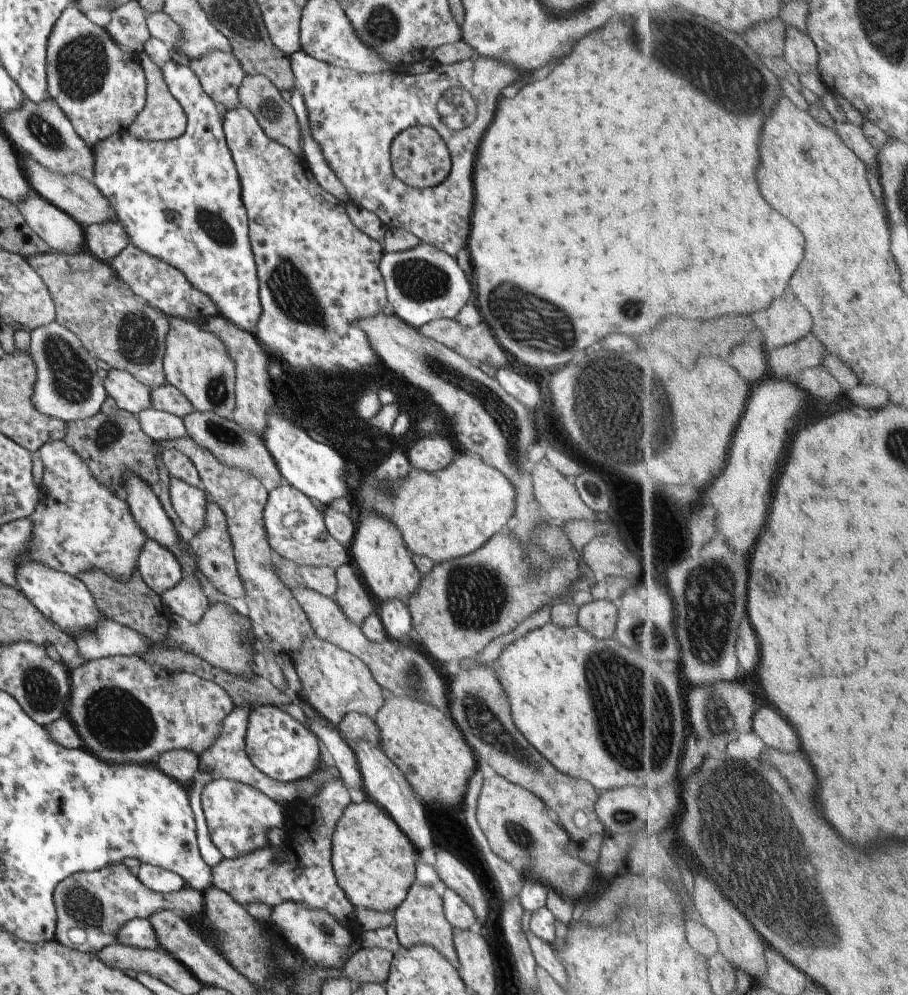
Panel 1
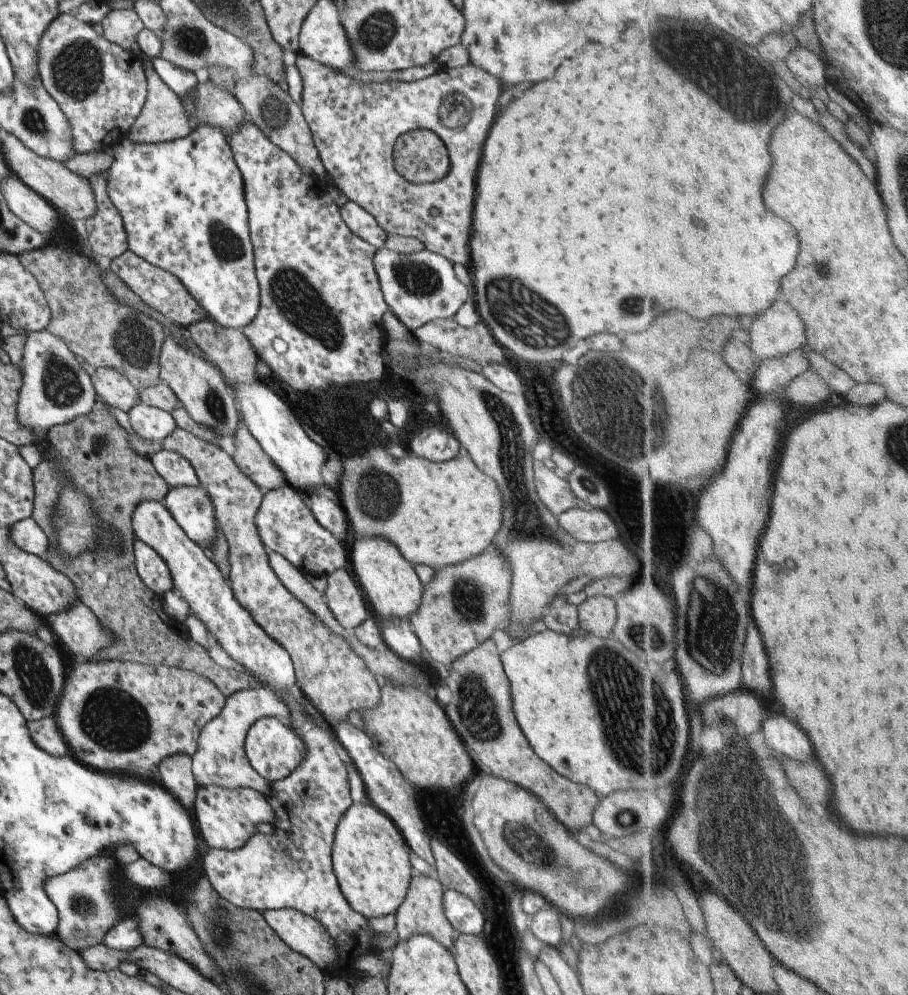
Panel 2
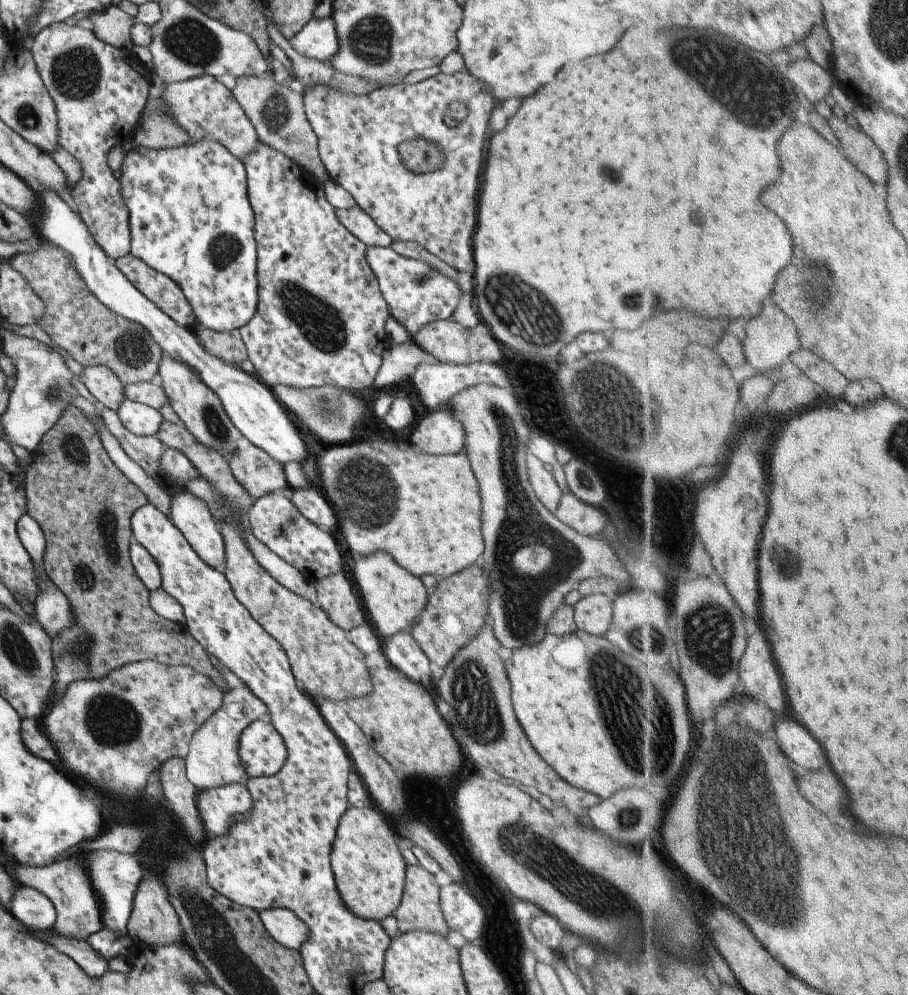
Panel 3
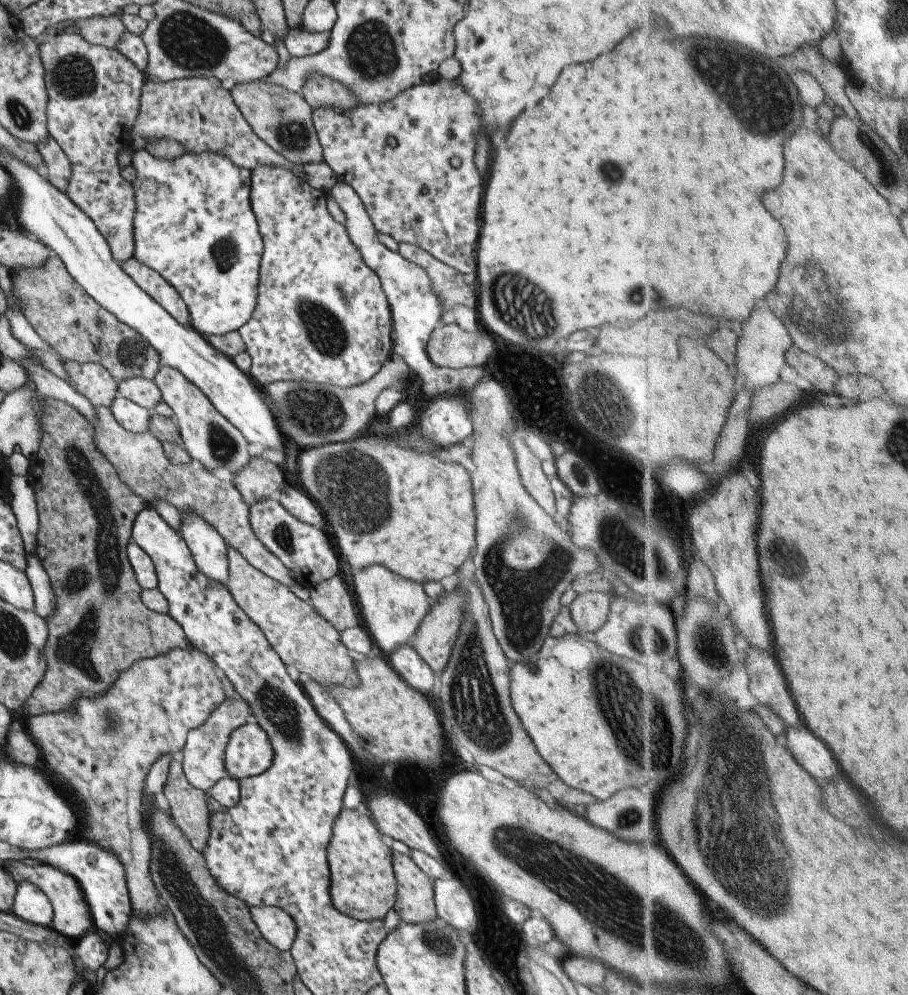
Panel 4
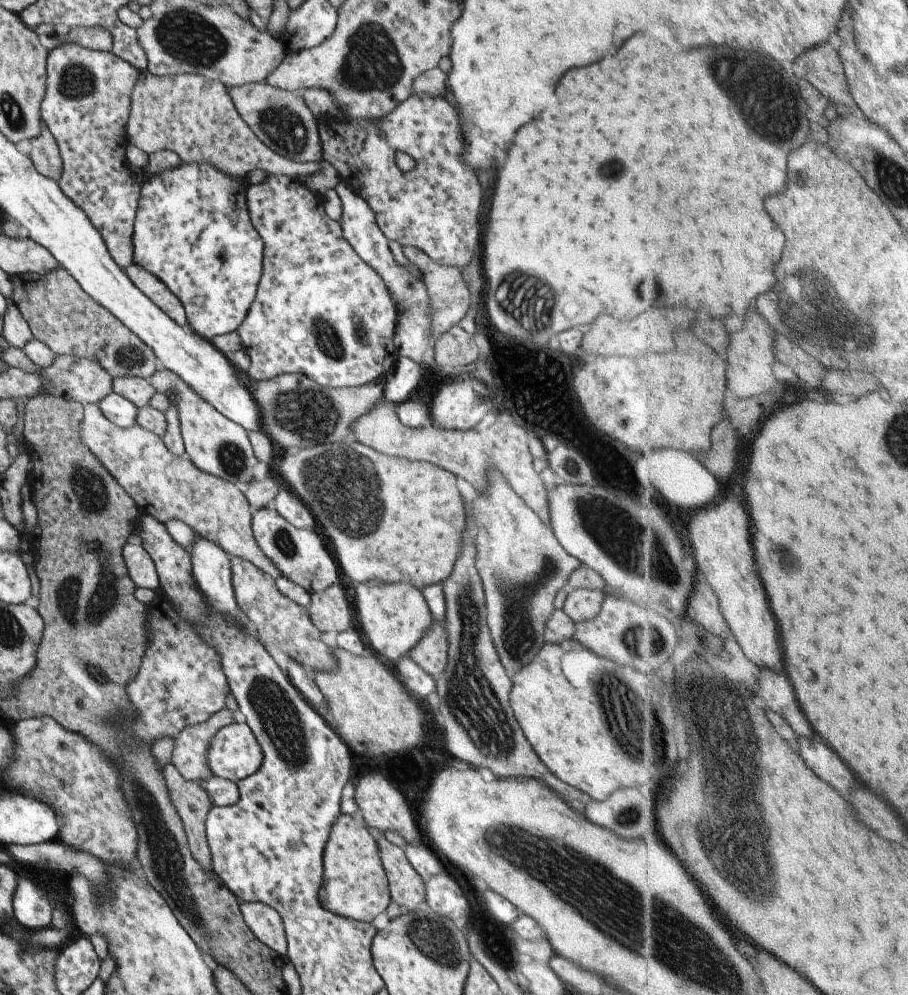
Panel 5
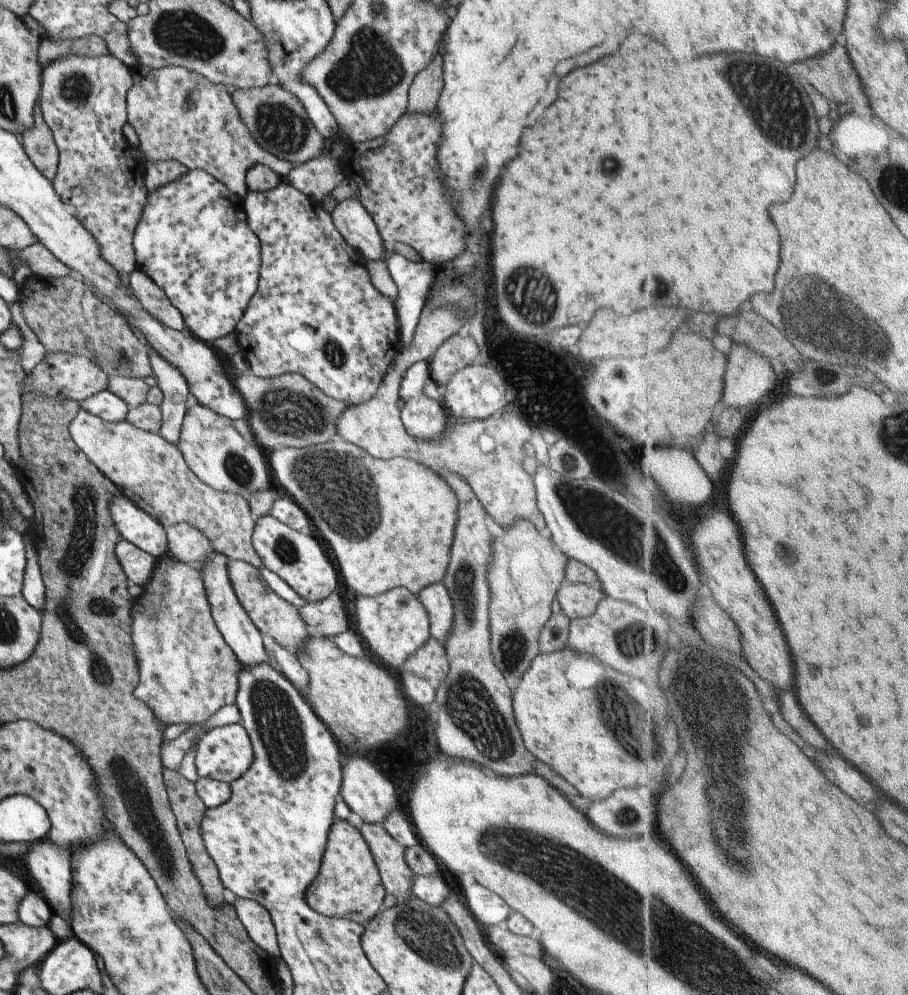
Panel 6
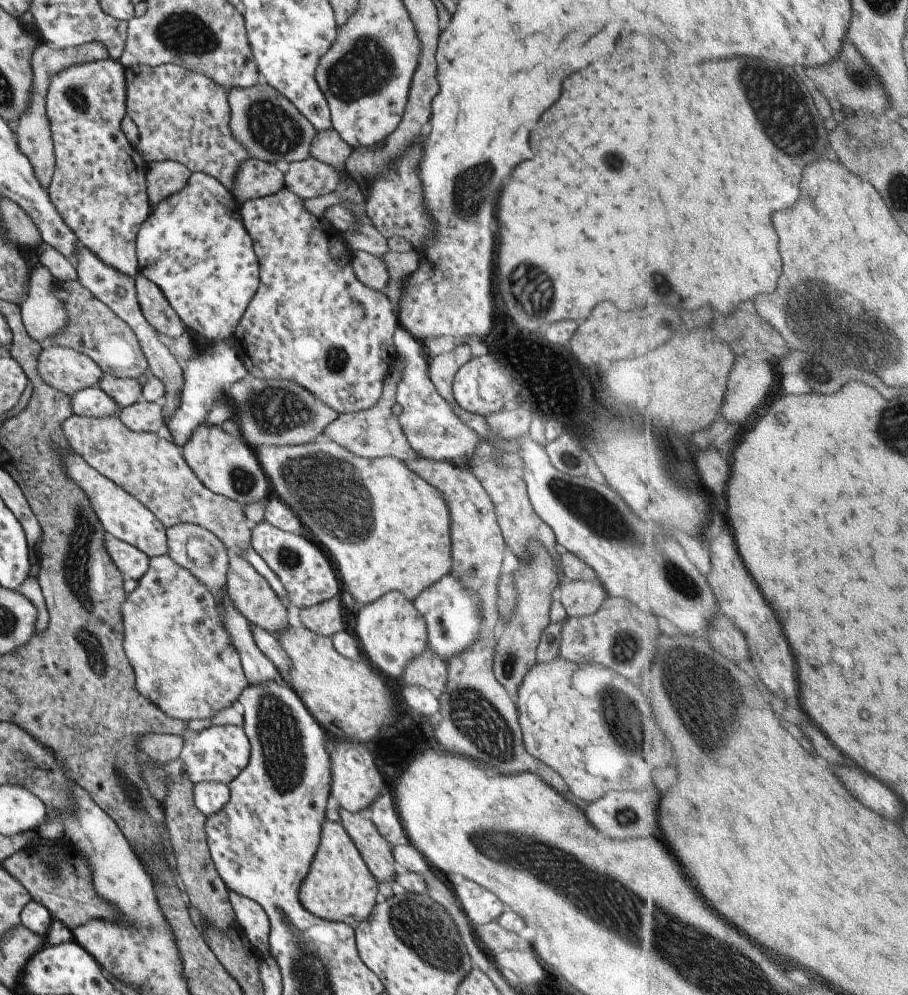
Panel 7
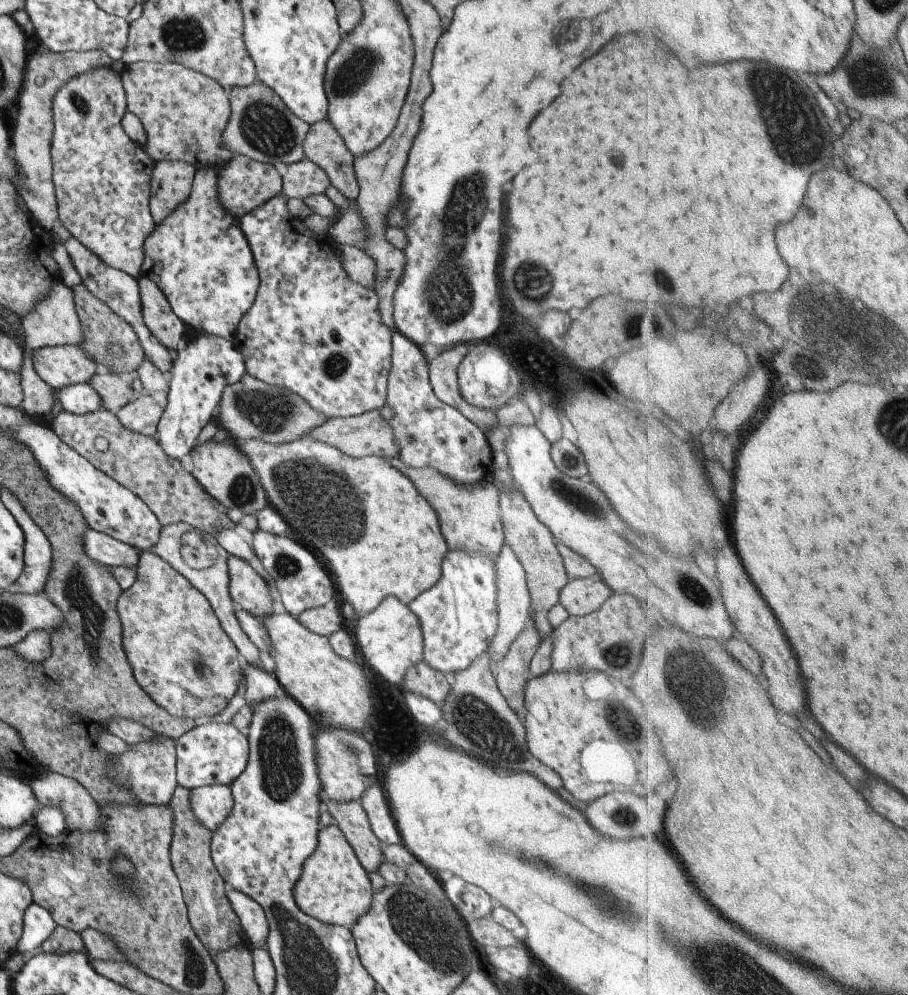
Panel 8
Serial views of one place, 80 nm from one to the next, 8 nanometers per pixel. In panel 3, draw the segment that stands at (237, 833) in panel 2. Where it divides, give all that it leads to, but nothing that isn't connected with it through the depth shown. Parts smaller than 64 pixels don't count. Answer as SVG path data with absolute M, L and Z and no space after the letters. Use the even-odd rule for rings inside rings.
M223 785L198 791L196 807L207 842L227 835L236 822L233 816L245 815L252 809L252 798L243 785Z

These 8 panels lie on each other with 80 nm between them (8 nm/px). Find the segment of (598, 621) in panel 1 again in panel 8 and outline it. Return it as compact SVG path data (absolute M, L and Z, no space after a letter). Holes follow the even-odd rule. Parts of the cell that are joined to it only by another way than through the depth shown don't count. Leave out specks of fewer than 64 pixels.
M597 575L567 581L558 594L558 602L569 615L580 617L595 612L612 590Z

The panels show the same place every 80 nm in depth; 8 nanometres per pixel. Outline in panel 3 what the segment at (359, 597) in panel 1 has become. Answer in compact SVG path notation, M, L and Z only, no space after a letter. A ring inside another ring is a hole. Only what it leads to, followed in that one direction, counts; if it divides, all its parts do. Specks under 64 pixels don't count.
M342 570L331 576L324 576L315 582L317 606L328 616L328 619L341 630L348 632L365 620L359 600L355 598L351 584Z

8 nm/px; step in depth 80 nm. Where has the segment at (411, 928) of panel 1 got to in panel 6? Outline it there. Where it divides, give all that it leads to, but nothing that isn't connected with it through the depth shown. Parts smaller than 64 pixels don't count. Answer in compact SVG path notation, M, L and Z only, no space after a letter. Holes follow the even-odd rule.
M364 822L360 828L356 828L356 831L360 832L360 835L365 839L365 842L369 847L386 894L395 897L397 903L402 903L403 901L410 899L407 897L407 894L411 892L410 888L412 887L411 882L414 879L414 874L411 872L411 869L407 866L407 863L403 858L404 848L400 844L397 844L391 836L388 836L381 825Z

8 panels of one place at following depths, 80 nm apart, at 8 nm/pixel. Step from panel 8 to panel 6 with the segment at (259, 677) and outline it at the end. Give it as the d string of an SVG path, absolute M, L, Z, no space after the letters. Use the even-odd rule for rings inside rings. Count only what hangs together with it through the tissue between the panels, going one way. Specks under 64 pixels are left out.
M211 553L204 560L204 567L200 570L202 585L206 594L207 602L210 606L210 613L215 626L219 629L223 640L234 652L237 660L243 665L267 663L265 652L263 651L263 635L253 626L248 619L247 613L240 607L239 601L233 592L227 571L226 556L221 553Z

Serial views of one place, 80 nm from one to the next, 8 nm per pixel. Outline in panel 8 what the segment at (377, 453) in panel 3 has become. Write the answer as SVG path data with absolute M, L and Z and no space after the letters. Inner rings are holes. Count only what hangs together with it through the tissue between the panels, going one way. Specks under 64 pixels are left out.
M309 435L275 444L249 439L236 447L256 472L267 504L288 522L292 536L317 554L336 588L335 592L349 602L345 613L353 617L364 615L387 595L393 595L408 605L439 580L448 546L441 534L436 512L416 491L411 480L384 457L350 457Z

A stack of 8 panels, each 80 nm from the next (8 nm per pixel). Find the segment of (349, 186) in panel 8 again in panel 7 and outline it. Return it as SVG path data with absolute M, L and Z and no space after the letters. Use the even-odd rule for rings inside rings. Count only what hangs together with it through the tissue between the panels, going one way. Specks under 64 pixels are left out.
M333 129L315 132L315 138L310 144L311 159L317 159L325 164L331 165L340 176L342 185L350 181L350 177L344 170L345 159L350 155L351 148Z

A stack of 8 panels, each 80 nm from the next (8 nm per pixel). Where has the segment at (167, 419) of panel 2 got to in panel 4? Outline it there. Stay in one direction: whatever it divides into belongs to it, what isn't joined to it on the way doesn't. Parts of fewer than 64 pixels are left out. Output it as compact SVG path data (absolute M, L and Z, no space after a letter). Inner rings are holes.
M115 396L109 408L121 428L132 433L148 432L150 421L148 409L119 396Z

